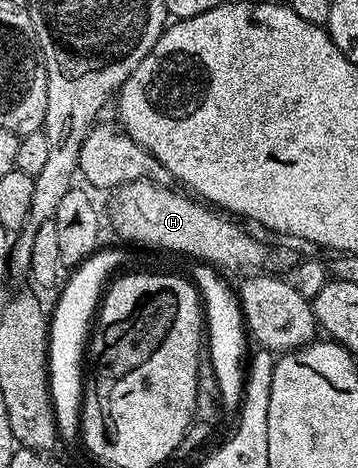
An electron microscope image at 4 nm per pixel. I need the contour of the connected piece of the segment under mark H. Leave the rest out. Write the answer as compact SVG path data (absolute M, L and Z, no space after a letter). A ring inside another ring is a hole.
M140 179L136 183L126 183L122 187L115 188L111 192L113 229L128 243L141 243L144 247L161 247L164 251L177 251L180 255L193 255L193 260L205 261L221 270L244 271L240 273L286 273L299 262L300 255L294 250L272 250L266 244L246 233L240 226L228 221L227 216L170 190L172 189L169 186L150 183L146 179Z

